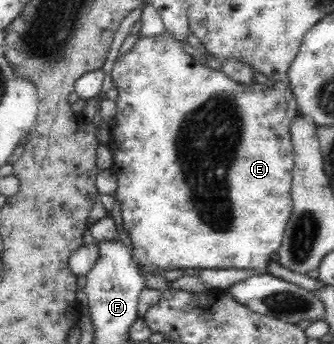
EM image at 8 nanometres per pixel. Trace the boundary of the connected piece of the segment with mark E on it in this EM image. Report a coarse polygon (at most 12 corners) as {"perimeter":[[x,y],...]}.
{"perimeter":[[167,32],[111,69],[145,280],[267,264],[292,214],[283,82]]}

